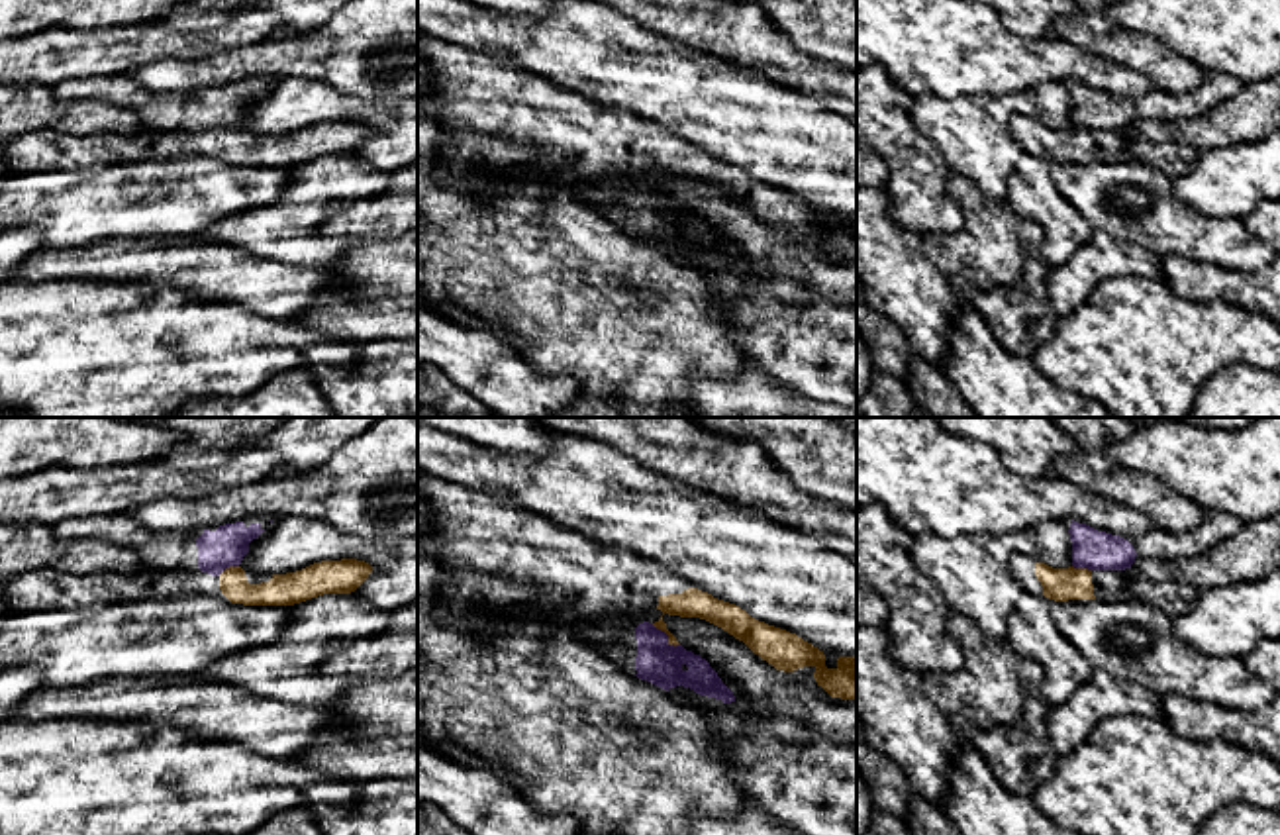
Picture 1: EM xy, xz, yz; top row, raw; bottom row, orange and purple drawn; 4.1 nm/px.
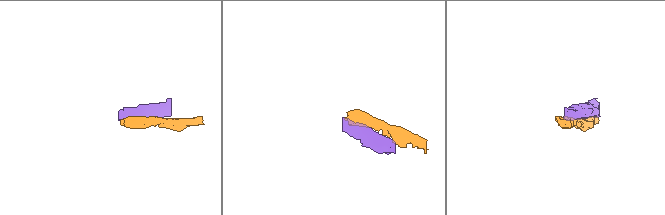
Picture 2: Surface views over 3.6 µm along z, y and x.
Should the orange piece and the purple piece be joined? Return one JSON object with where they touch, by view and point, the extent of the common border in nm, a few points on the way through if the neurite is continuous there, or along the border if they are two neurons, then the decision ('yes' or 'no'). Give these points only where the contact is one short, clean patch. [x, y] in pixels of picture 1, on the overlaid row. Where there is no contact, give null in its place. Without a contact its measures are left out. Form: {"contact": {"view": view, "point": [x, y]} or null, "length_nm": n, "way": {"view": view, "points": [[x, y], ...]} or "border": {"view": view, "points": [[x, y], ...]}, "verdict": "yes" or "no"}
{"contact": {"view": "xz", "point": [667, 634]}, "length_nm": 150, "border": {"view": "xz", "points": [[651, 624], [671, 643], [679, 645]]}, "verdict": "no"}

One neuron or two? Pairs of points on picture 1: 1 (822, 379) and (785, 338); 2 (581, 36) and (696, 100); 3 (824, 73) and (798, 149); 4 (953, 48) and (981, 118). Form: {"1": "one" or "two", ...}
{"1": "one", "2": "one", "3": "two", "4": "two"}

